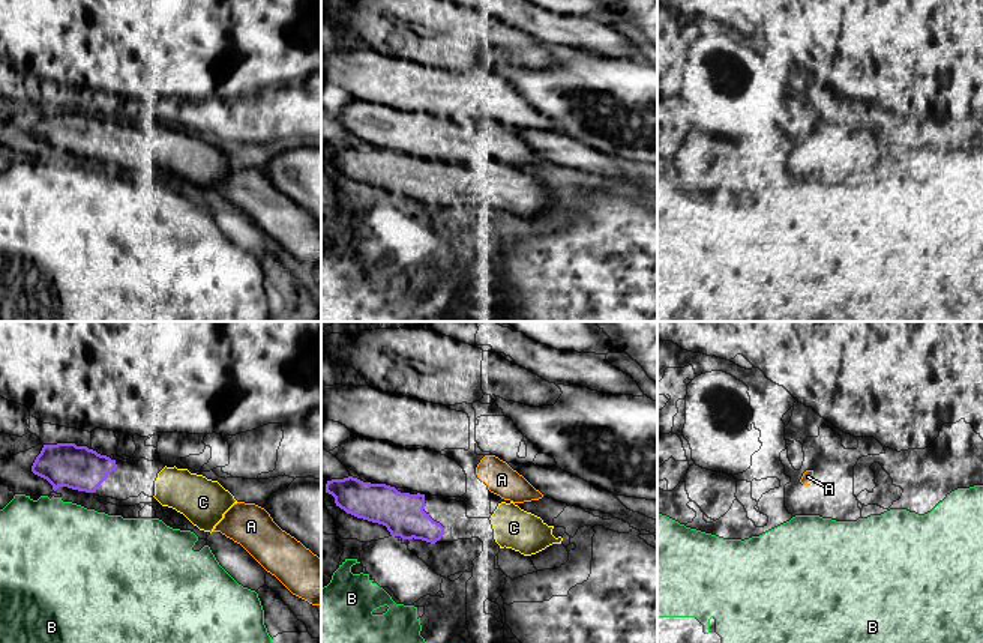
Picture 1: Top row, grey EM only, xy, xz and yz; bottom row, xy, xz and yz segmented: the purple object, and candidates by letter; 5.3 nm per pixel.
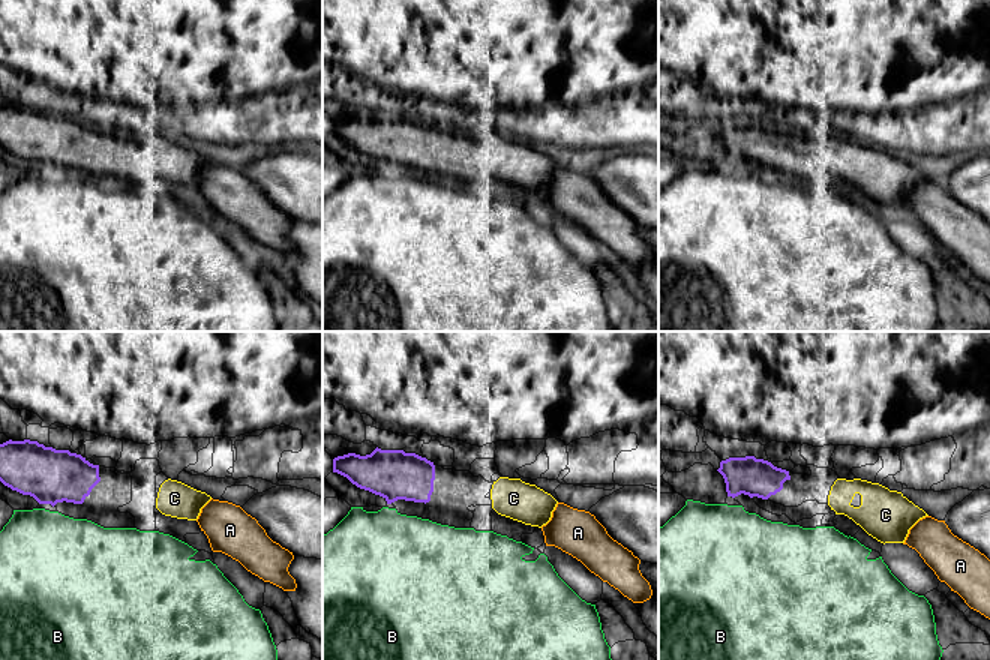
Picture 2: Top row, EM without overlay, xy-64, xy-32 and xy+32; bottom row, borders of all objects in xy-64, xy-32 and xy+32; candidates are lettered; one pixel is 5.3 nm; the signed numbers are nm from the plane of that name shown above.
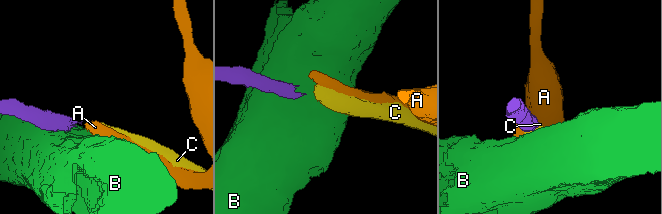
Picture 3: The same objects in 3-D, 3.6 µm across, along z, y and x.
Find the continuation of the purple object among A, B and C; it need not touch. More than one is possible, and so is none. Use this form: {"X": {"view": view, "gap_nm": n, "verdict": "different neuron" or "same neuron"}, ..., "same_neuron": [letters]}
{"A": {"view": "xz", "gap_nm": 300, "verdict": "different neuron"}, "B": {"view": "xy", "gap_nm": 30, "verdict": "different neuron"}, "C": {"view": "xy", "gap_nm": 220, "verdict": "same neuron"}, "same_neuron": ["C"]}

